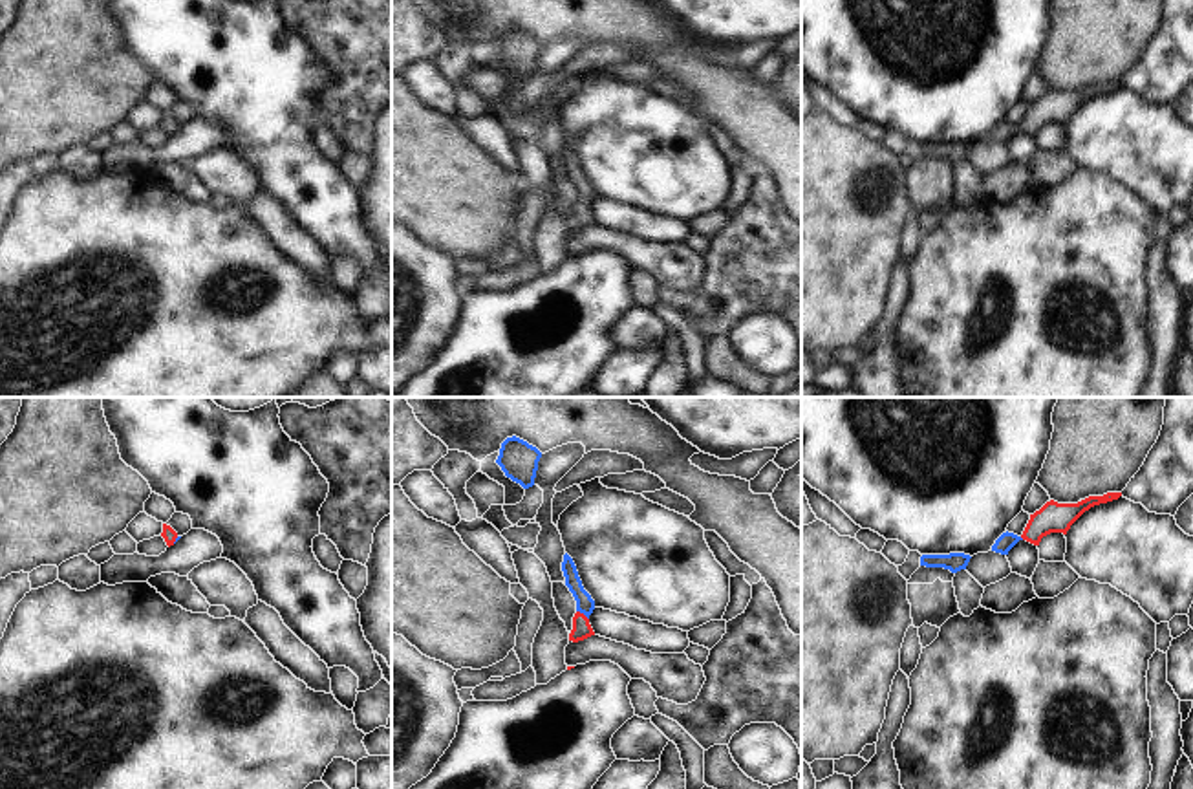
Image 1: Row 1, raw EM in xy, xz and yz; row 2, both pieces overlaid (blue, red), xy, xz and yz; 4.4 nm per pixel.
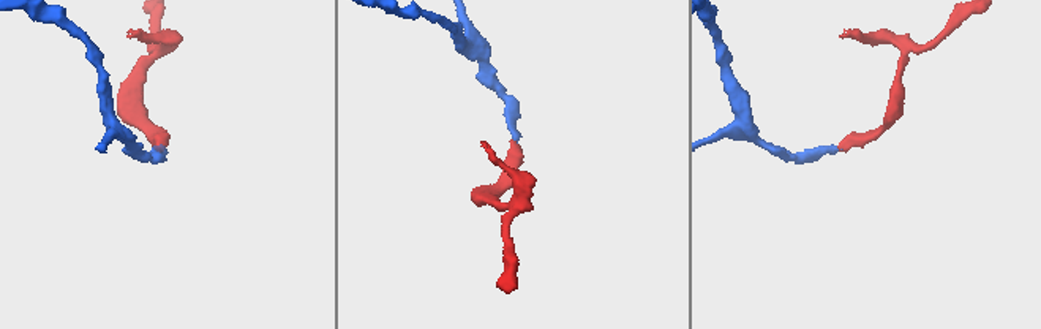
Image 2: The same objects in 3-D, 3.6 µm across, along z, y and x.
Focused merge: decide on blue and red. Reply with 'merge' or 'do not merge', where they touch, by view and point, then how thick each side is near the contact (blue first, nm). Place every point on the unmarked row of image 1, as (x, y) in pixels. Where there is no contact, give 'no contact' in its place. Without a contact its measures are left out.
merge | xz (582, 202) | 80/80 nm

